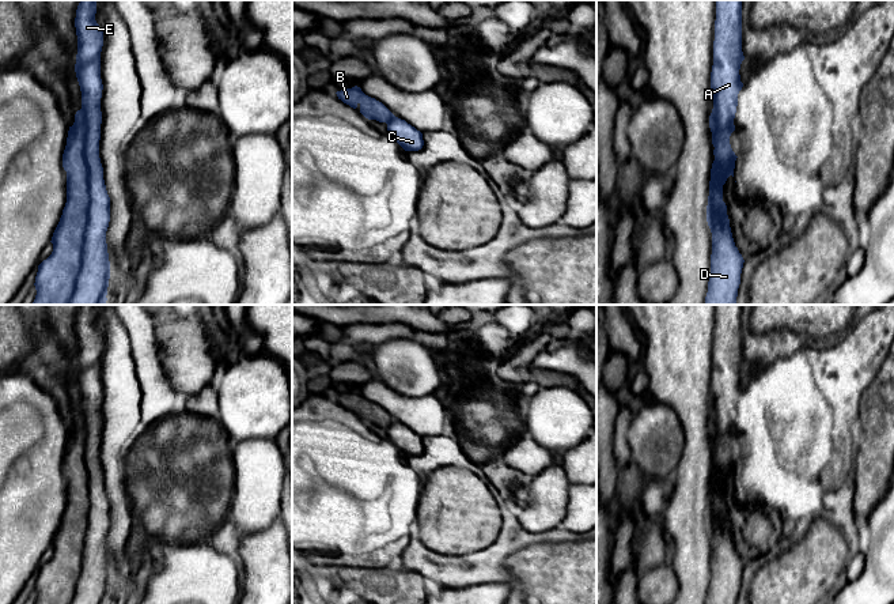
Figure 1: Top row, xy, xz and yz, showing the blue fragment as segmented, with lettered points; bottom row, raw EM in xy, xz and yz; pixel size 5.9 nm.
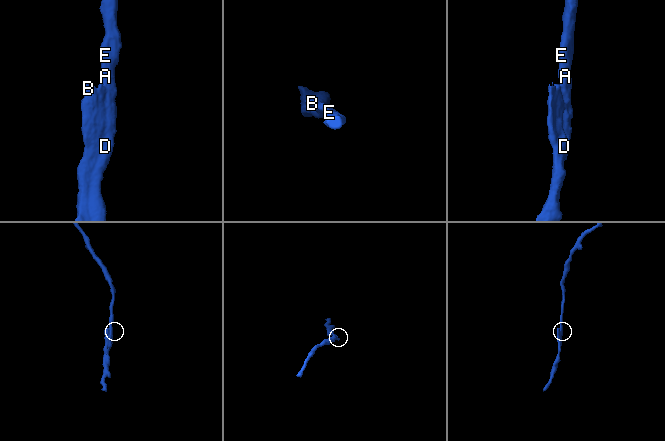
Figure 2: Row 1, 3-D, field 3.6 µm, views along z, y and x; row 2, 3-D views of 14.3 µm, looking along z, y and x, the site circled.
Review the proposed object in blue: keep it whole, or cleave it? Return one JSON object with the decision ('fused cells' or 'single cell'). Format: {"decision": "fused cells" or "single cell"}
{"decision": "fused cells"}

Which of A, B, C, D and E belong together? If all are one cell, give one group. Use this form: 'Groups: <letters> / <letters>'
Groups: A C D E / B

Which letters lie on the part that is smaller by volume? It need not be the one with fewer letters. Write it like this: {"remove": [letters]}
{"remove": ["B"]}

